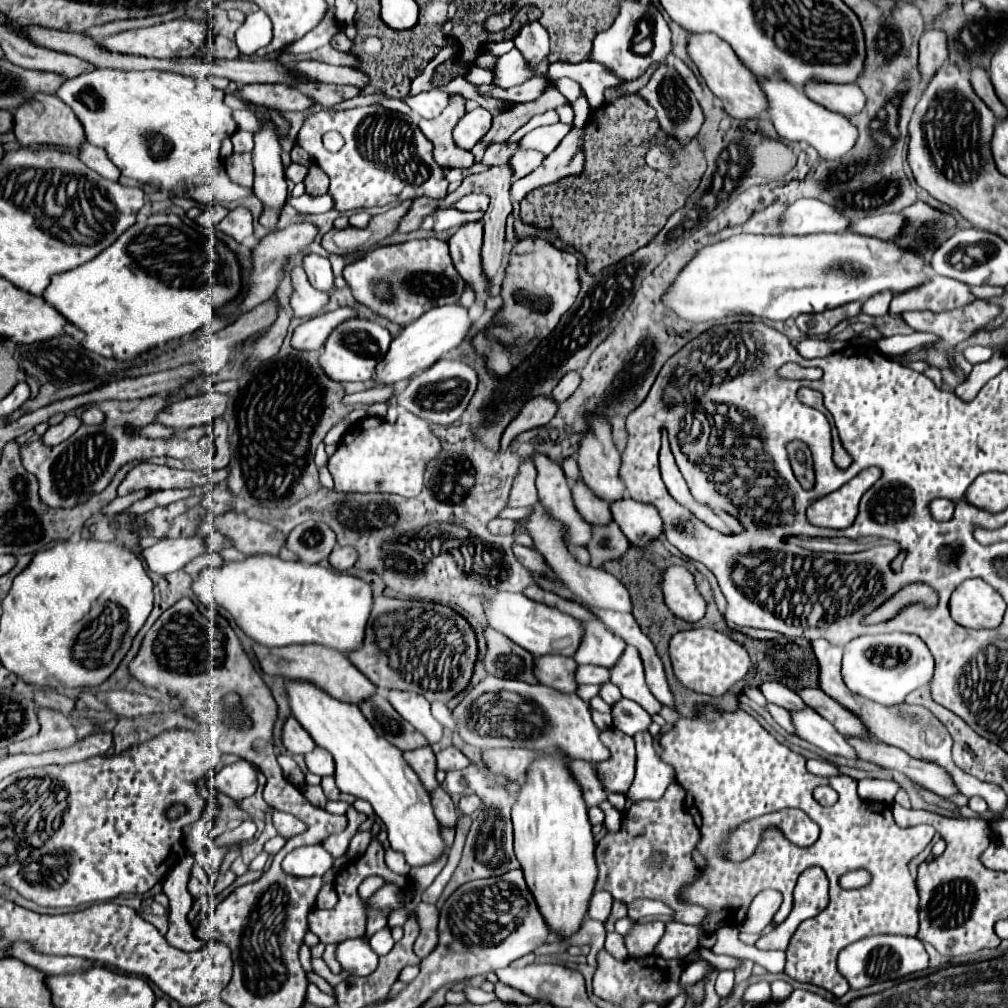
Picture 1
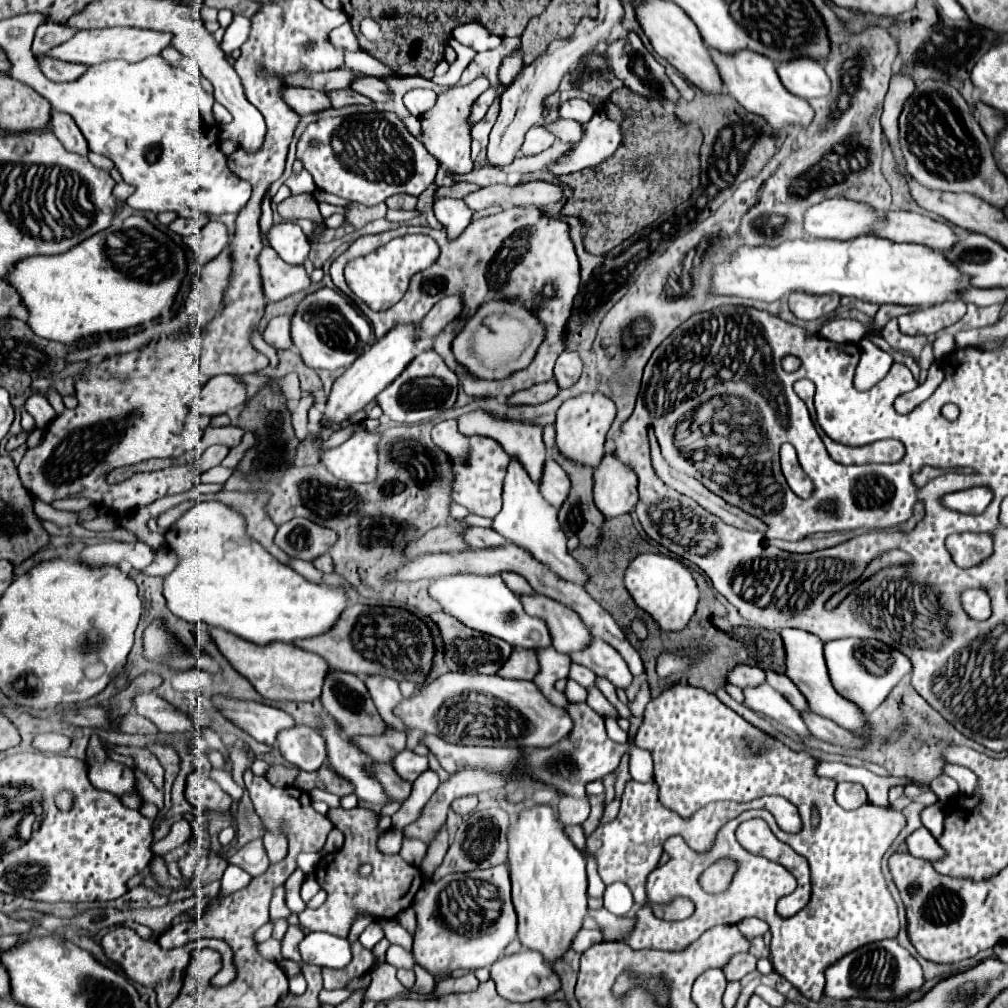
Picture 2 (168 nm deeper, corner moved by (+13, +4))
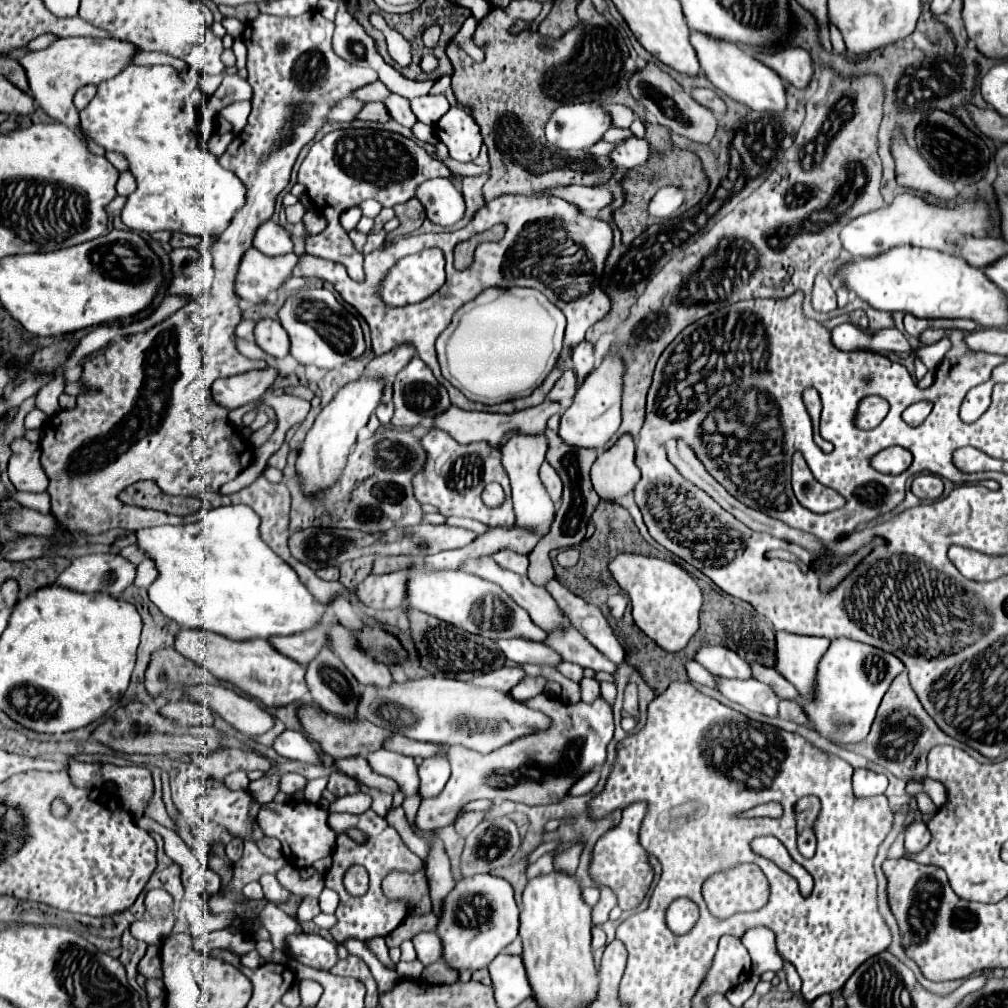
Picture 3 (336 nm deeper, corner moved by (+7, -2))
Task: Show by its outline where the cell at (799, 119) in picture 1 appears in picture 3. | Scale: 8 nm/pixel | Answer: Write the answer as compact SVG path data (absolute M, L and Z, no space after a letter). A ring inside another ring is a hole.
M691 33L691 45L697 51L701 69L705 73L705 77L717 87L721 89L725 95L729 95L731 99L735 99L737 103L747 105L753 111L777 111L783 113L787 109L787 91L785 85L781 81L781 77L769 69L767 65L763 65L759 59L751 57L749 51L741 49L735 43L727 43L727 41L719 41L713 39L709 35Z

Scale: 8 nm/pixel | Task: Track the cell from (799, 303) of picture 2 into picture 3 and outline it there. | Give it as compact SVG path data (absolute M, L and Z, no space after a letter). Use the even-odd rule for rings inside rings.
M821 273L815 277L815 285L813 285L813 293L811 293L811 305L819 313L831 313L837 309L835 289L833 289L831 281Z

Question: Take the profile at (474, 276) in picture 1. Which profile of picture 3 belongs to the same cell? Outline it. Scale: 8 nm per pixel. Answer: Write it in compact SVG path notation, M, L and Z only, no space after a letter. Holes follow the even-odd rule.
M449 179L425 181L417 189L415 197L423 203L427 217L441 227L455 225L465 215L463 195L453 187Z

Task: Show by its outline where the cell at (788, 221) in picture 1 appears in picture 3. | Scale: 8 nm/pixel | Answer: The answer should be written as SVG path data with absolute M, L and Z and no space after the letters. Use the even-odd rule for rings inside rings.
M911 193L899 195L891 205L883 209L875 209L871 213L859 215L851 219L841 229L841 245L853 257L873 257L875 253L883 253L897 245L917 245L917 247L931 247L939 251L953 253L951 237L957 235L979 235L989 229L987 207L983 201L977 203L957 203L957 205L929 205L921 197Z

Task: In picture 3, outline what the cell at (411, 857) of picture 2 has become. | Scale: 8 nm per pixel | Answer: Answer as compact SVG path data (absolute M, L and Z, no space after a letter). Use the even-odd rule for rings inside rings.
M379 749L375 753L369 753L367 761L377 773L383 773L395 779L405 797L419 795L419 773L417 773L417 765L413 757L393 753L387 749Z

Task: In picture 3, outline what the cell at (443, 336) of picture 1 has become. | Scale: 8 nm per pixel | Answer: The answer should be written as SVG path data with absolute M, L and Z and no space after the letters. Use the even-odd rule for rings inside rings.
M359 377L351 383L347 383L343 389L337 391L333 401L323 407L323 411L317 415L313 427L307 431L307 437L301 445L299 457L297 457L297 473L303 477L303 489L307 493L317 493L323 487L329 487L335 483L335 477L341 475L341 469L345 467L347 455L355 447L355 439L361 427L367 425L369 417L375 413L377 405L381 403L385 381L379 377Z

